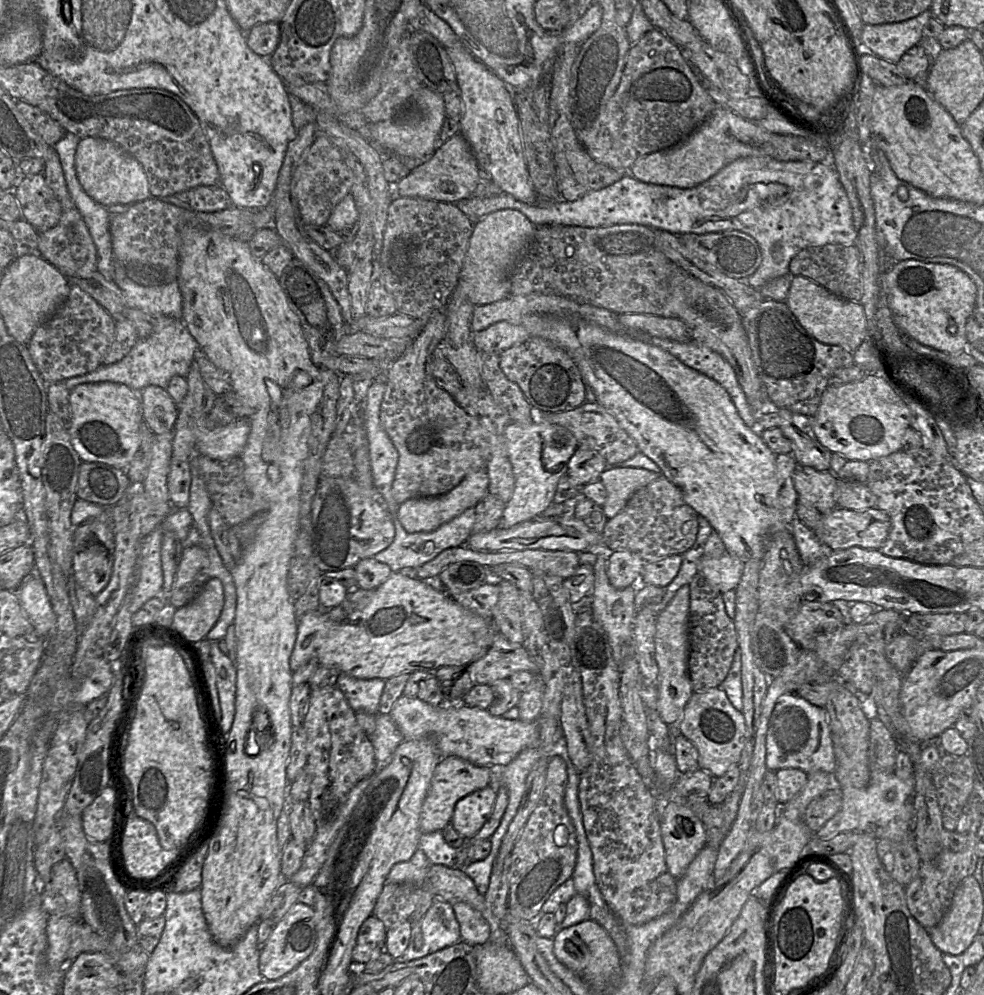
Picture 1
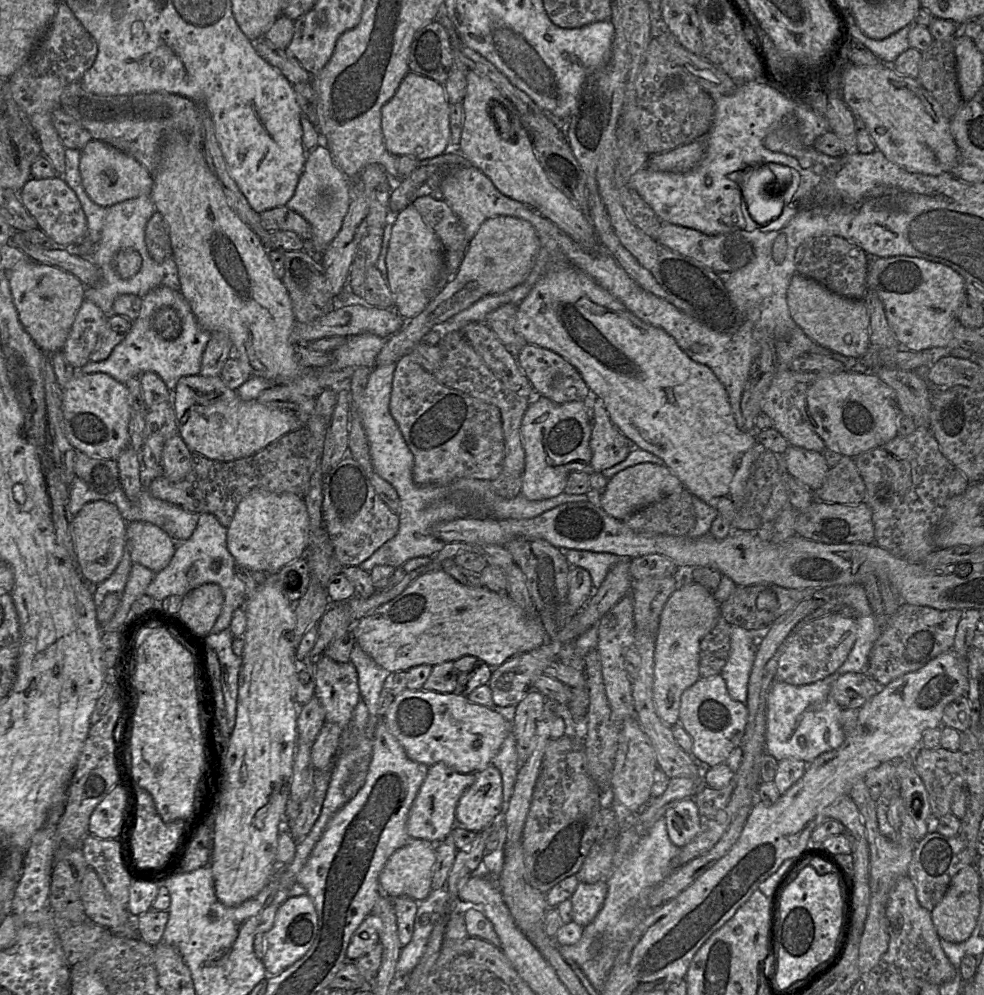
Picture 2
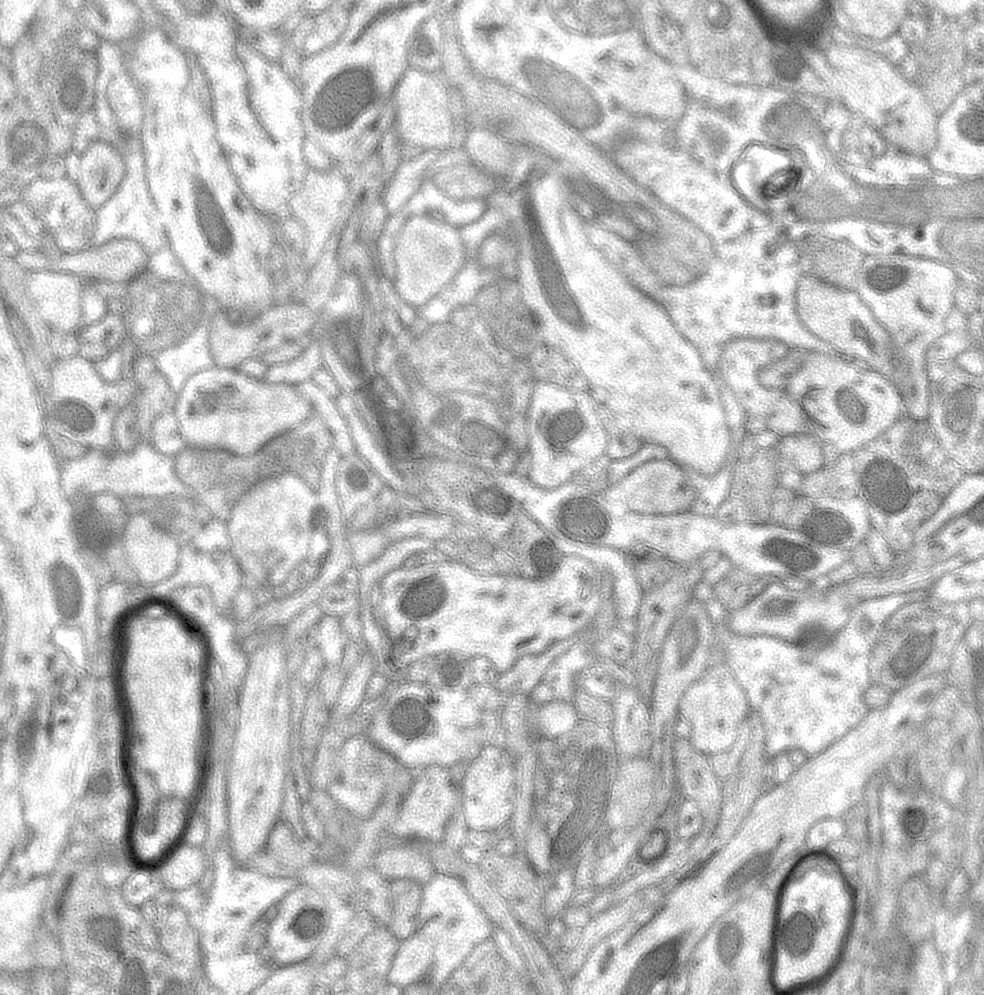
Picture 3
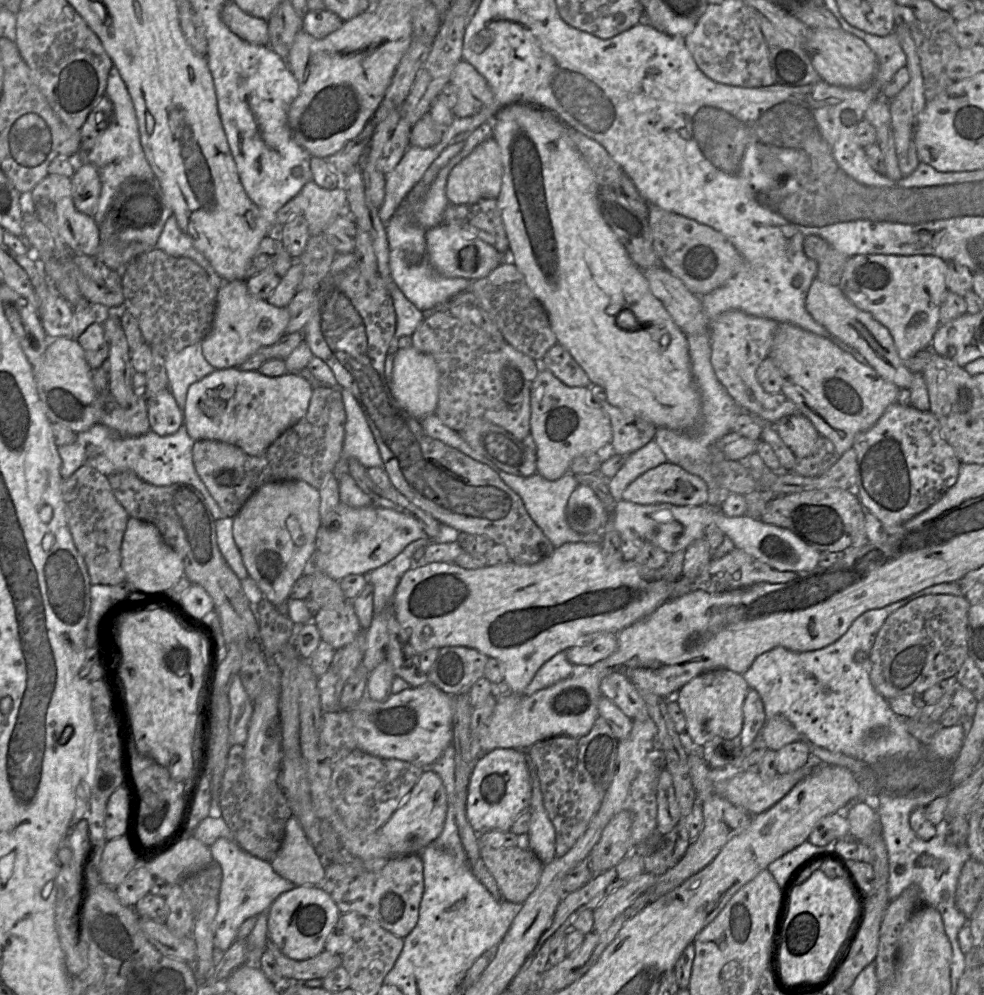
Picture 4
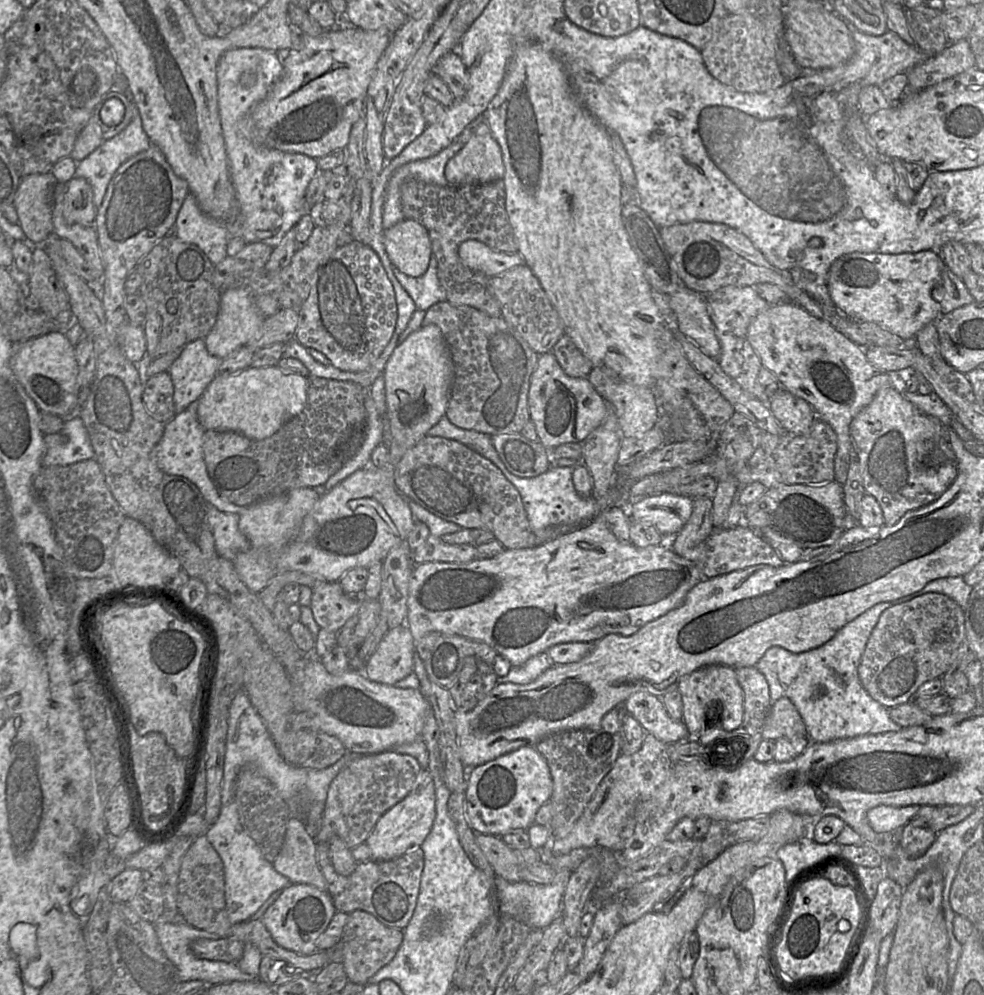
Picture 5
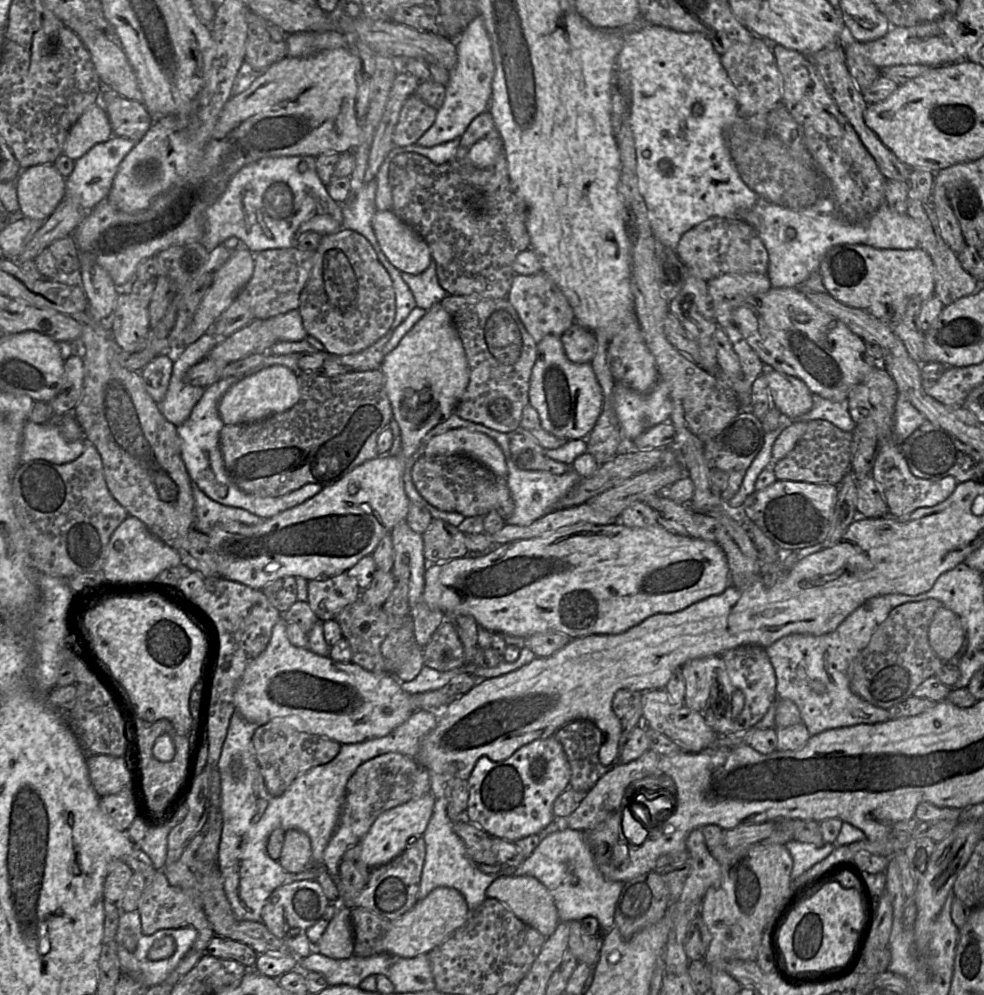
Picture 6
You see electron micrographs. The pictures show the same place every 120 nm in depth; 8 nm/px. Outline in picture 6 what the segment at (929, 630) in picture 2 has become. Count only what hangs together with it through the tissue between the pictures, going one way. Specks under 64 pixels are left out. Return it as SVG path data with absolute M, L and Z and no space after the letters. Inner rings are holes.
M929 598L903 603L892 609L886 620L876 628L868 645L858 653L849 666L848 679L852 692L874 706L888 710L912 696L924 680L935 676L945 662L932 650L928 641L928 630L935 612L942 606L940 601Z

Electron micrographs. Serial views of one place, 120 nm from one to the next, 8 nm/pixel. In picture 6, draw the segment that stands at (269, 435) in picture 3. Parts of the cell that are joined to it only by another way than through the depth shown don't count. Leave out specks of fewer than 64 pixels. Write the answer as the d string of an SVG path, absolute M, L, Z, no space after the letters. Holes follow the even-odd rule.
M274 365L241 378L223 395L218 412L225 425L255 422L292 408L300 398L298 372Z

